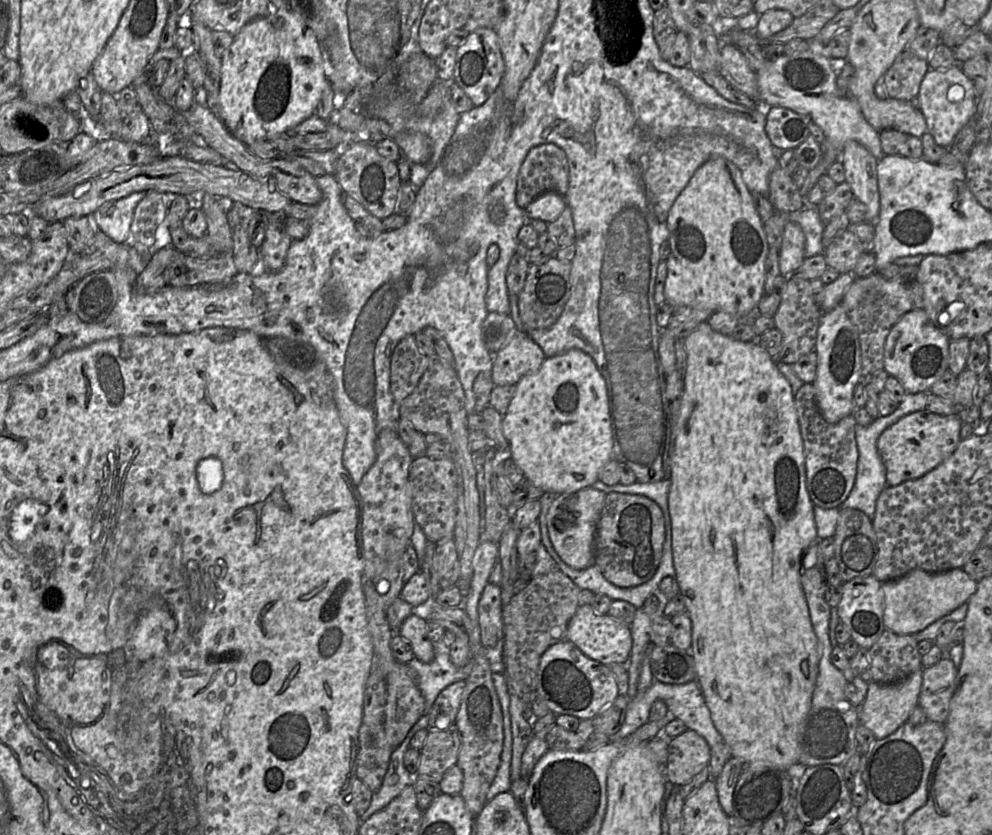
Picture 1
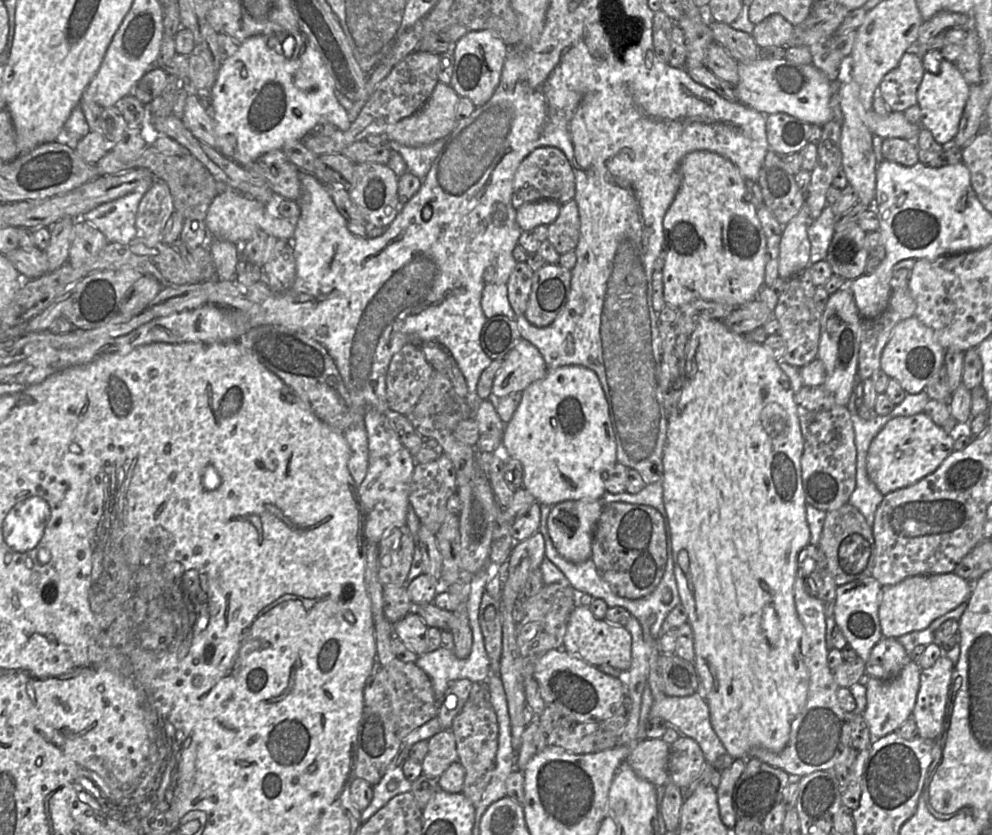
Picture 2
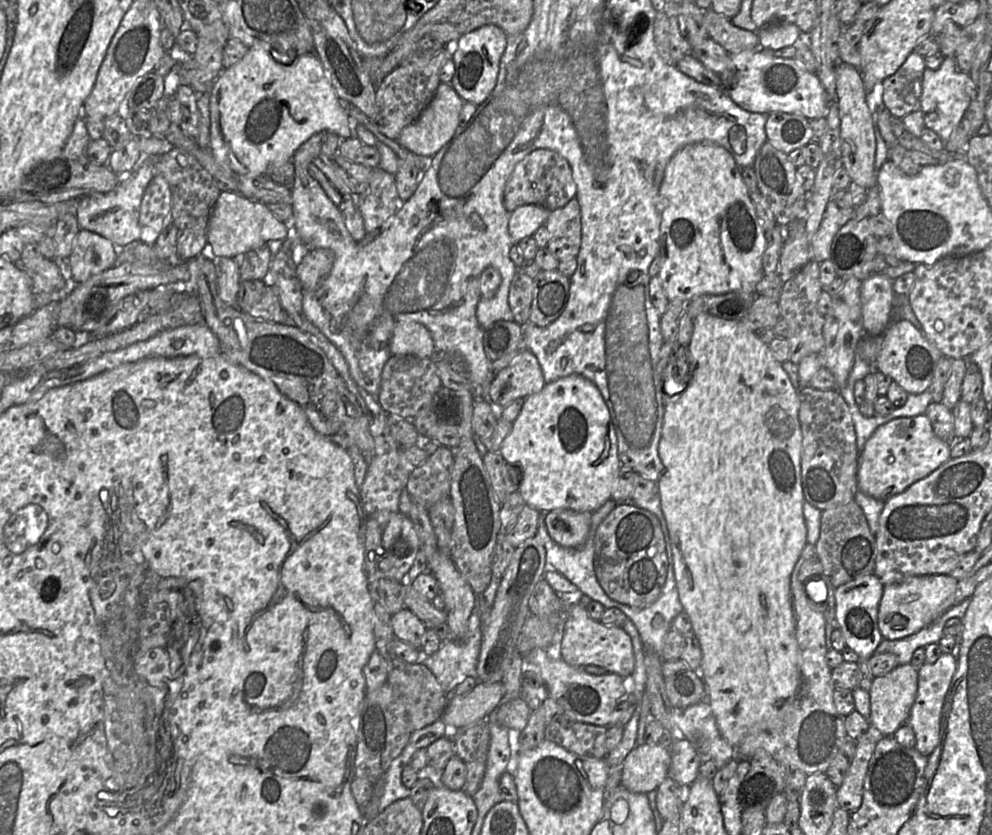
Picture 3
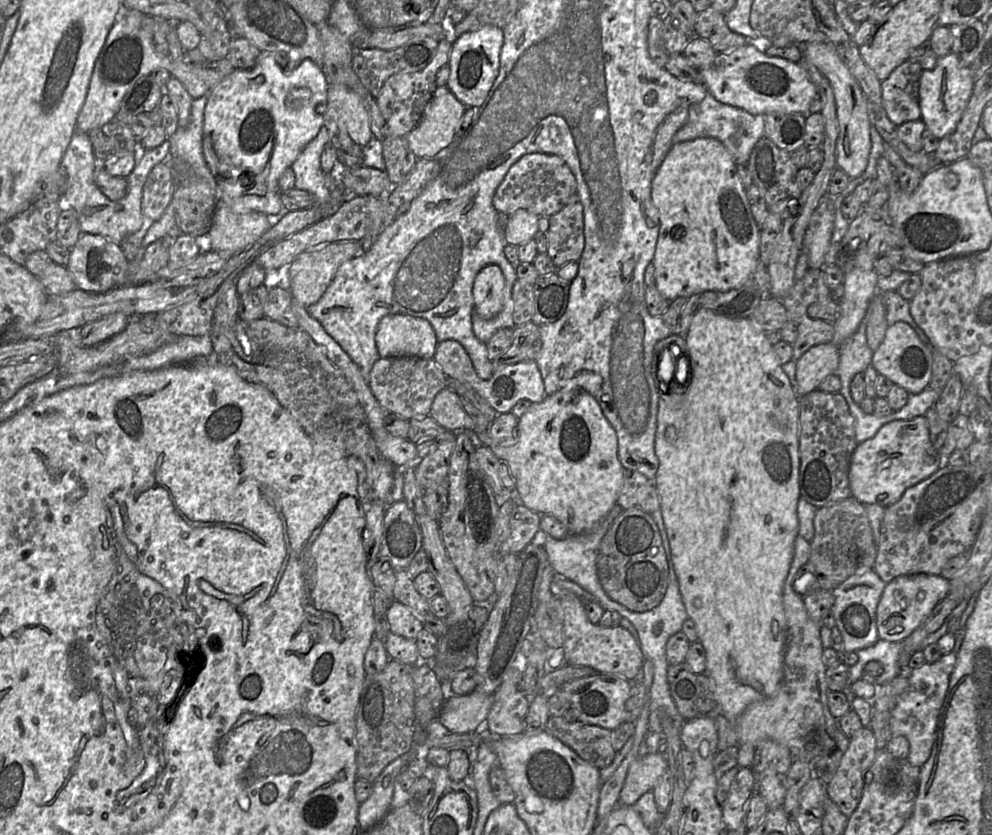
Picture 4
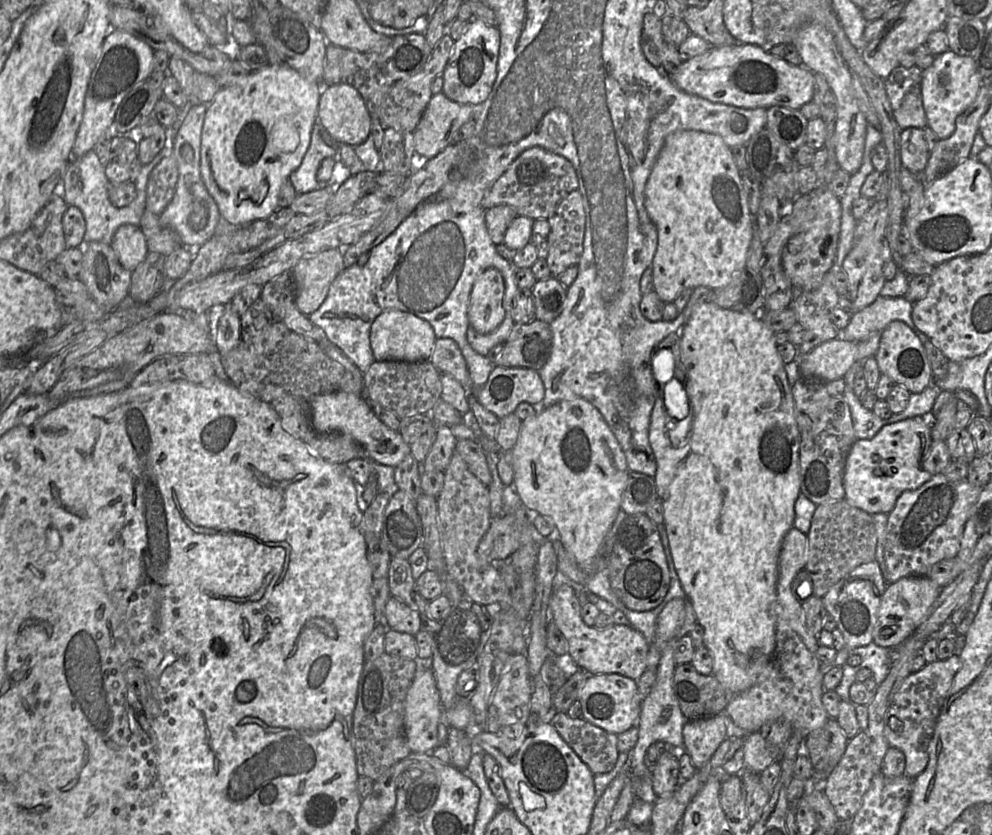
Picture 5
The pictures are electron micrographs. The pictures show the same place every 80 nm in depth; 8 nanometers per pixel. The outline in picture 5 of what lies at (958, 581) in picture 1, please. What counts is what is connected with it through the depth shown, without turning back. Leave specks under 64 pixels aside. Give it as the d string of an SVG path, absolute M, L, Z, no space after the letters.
M908 576L887 584L877 612L873 642L884 648L895 648L902 644L921 624L941 588L927 576Z

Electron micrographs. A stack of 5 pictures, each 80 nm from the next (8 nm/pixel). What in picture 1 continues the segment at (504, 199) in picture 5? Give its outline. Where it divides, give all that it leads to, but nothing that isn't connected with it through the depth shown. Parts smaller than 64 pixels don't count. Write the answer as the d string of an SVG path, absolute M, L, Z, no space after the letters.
M552 143L533 147L526 155L517 179L516 203L525 209L544 192L565 196L569 166L565 152Z

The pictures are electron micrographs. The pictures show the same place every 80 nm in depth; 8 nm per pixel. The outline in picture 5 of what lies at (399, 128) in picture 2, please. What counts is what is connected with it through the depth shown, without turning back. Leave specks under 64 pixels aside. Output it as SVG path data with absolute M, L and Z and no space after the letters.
M443 92L434 94L428 103L422 118L413 131L414 149L419 157L430 159L453 143L455 133L468 120L474 117L475 107L460 104L447 98Z

